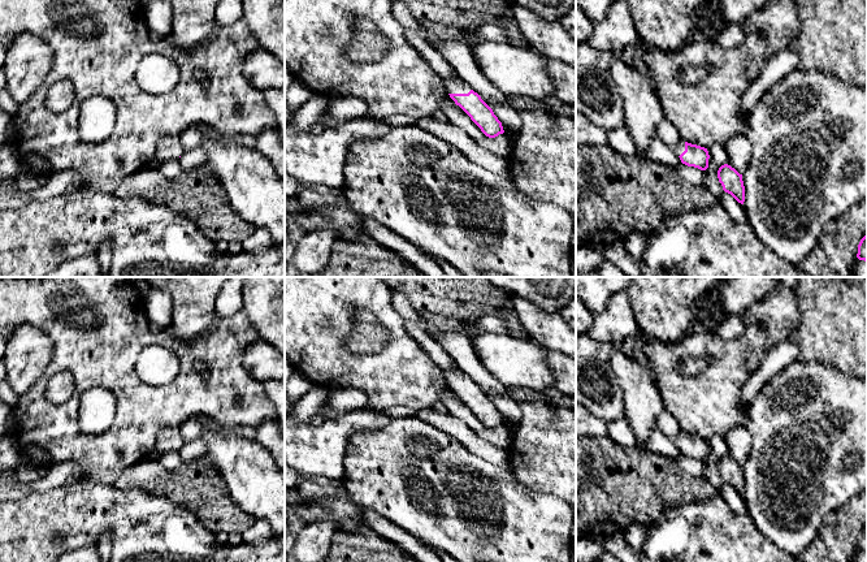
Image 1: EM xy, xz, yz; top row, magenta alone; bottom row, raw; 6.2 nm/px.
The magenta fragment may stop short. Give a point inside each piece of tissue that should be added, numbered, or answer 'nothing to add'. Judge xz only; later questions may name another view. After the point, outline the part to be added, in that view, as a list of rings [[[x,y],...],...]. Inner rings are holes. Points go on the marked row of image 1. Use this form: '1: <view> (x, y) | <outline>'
1: xz (454, 86) | [[[458,75],[455,79],[446,79],[445,87],[448,94],[468,94],[472,90],[469,83],[467,83]]]

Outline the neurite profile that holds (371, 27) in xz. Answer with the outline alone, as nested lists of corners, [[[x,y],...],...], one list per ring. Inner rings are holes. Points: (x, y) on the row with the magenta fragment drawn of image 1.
[[[364,17],[355,18],[352,39],[347,44],[346,56],[357,62],[377,62],[387,51],[387,40],[378,26]]]

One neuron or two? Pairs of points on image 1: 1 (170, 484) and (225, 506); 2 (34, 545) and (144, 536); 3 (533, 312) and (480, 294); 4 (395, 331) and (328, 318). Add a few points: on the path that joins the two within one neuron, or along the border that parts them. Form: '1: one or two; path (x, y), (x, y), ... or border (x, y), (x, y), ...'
1: one; path (183, 485), (203, 485), (212, 493)
2: one; path (61, 522), (117, 522)
3: two; border (511, 293), (510, 307)
4: one; path (382, 312), (372, 302), (346, 302)

